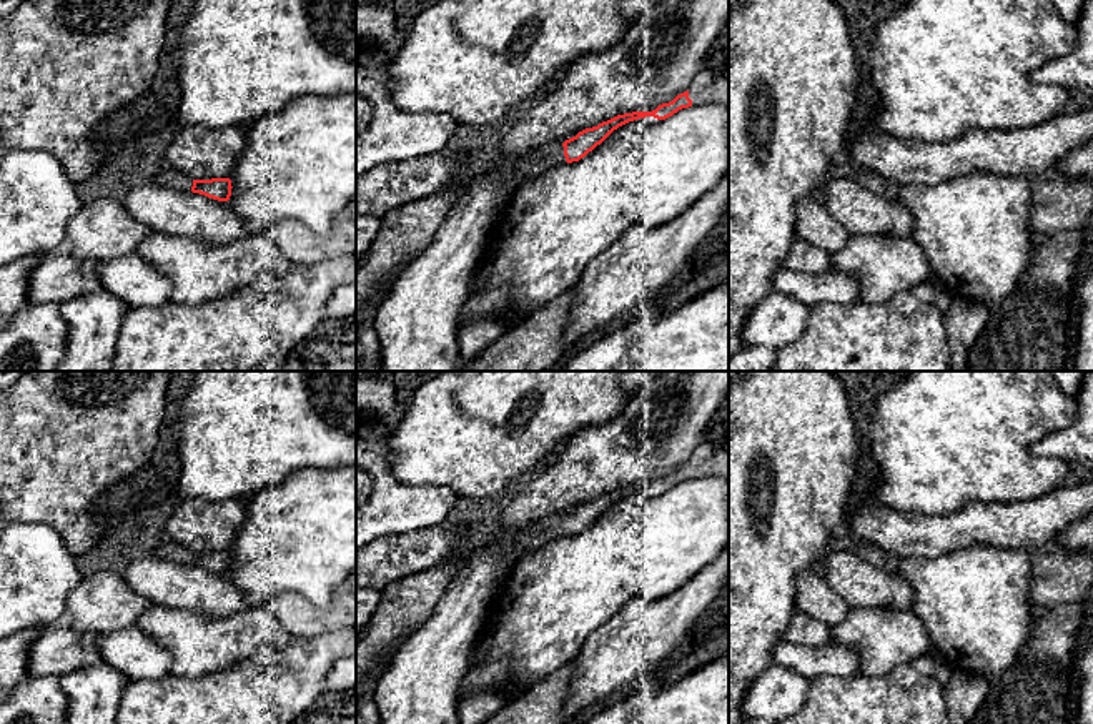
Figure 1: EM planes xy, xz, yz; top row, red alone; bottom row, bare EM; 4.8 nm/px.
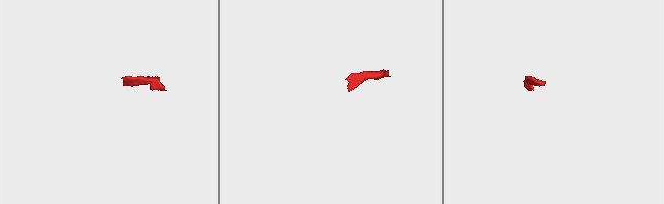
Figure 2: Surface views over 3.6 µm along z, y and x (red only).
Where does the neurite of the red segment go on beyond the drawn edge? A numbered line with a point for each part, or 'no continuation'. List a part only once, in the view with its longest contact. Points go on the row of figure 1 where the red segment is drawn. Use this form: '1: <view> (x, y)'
1: xz (714, 92)
2: xz (549, 155)

